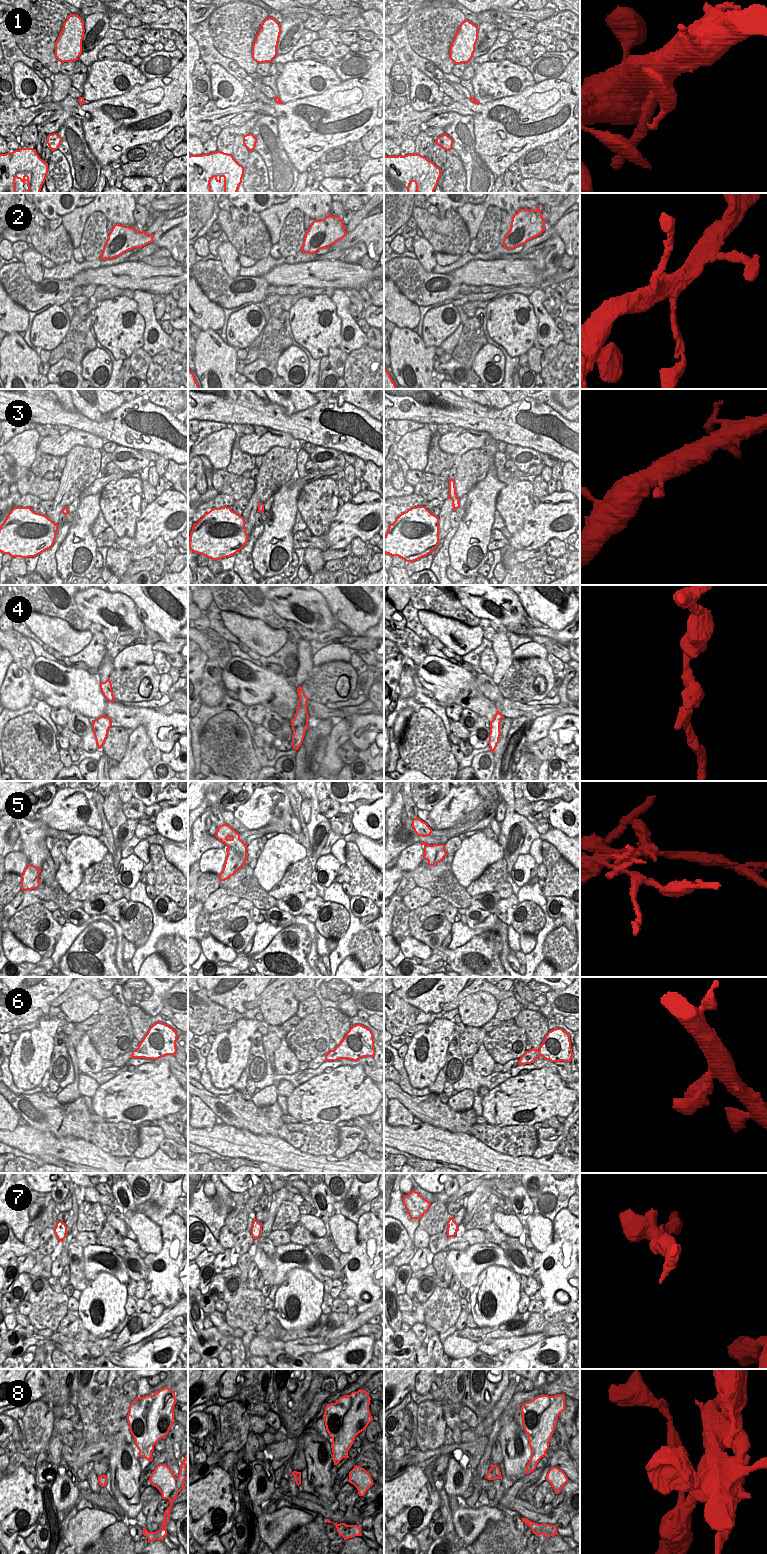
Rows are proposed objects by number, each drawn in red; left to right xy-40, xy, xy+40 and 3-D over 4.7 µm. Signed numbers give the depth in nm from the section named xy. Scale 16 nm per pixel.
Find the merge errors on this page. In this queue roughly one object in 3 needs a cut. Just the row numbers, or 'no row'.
1, 5, 8

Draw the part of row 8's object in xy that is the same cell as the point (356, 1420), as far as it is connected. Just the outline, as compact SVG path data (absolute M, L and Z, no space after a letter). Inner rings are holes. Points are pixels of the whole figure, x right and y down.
M359 1389L352 1392L352 1405L344 1416L343 1428L340 1437L336 1441L339 1448L332 1451L334 1465L345 1458L345 1454L351 1448L355 1437L362 1431L366 1430L368 1424L373 1421L369 1410L370 1396L365 1390Z

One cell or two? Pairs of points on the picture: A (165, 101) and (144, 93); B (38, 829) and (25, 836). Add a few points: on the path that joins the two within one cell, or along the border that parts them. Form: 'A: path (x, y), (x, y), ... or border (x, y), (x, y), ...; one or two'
A: path (160, 101), (152, 101), (149, 98); one
B: path (35, 829), (28, 833); one

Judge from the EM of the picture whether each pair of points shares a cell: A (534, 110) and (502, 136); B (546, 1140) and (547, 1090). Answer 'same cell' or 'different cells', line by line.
A: same cell
B: different cells

